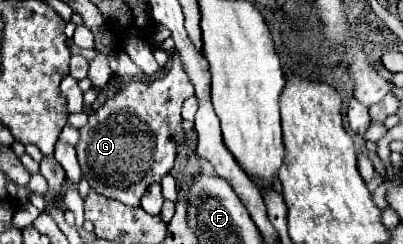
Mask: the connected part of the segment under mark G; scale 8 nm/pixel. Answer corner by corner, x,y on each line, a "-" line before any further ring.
173,50
171,68
163,78
143,80
143,82
135,78
127,82
121,88
121,92
117,92
113,98
107,98
105,104
97,108
89,116
89,122
79,130
81,138
77,144
77,158
91,188
107,198
125,202
129,206
139,206
145,186
149,186
151,182
159,182
173,168
177,146
183,142
185,136
185,130
181,126
181,104
193,94
195,94
195,86
183,68
181,56
177,54
177,50

